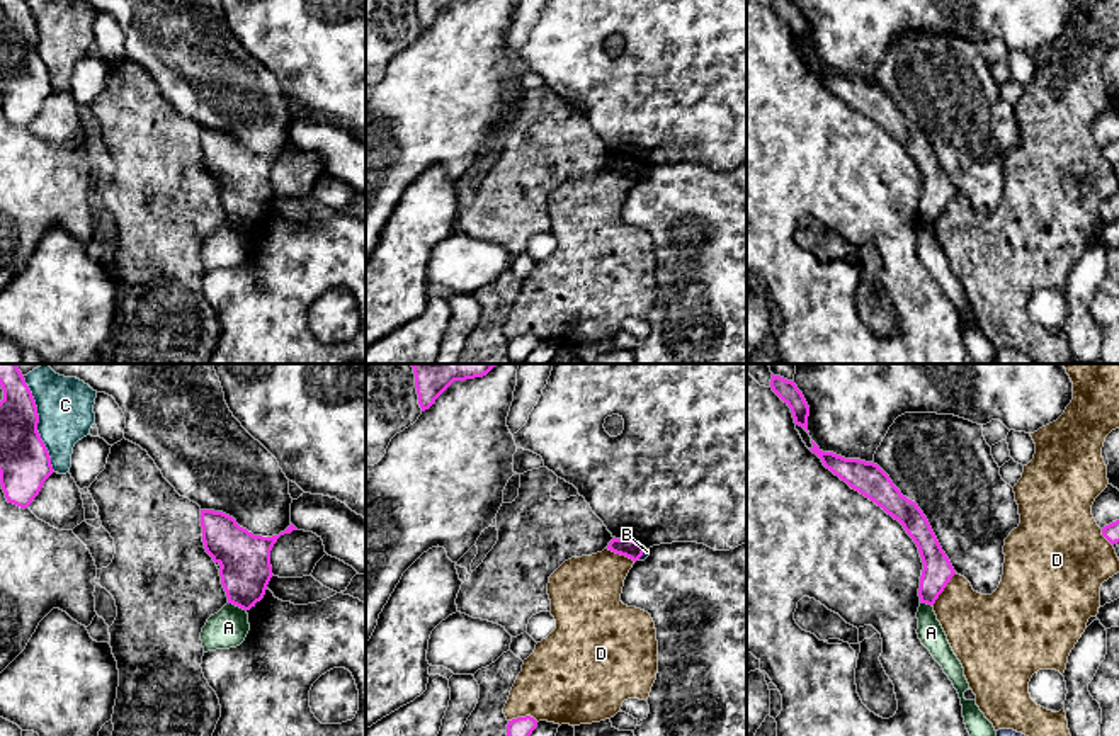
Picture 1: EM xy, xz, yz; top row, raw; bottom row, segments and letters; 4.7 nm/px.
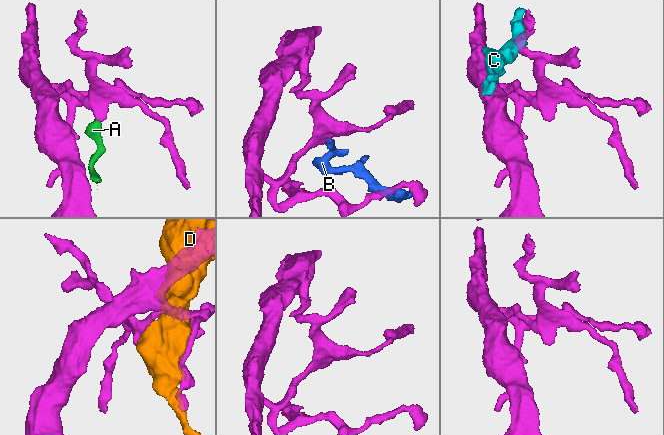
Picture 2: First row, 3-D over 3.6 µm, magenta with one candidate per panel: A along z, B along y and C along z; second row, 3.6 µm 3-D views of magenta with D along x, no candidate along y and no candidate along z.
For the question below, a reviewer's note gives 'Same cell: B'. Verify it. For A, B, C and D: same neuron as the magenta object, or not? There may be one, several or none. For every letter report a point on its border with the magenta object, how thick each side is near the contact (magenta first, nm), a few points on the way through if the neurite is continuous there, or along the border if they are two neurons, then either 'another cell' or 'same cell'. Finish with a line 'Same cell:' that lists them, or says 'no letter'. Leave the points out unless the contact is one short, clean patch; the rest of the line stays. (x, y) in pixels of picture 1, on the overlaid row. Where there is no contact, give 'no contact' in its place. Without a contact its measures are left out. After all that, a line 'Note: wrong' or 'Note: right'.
A: xy (237, 605) | 240/180 nm | along xy (228, 602), (245, 611) | another cell
B: xz (641, 554) | 90/30 nm | along xz (645, 548), (636, 560) | another cell
C: xy (38, 422) | 240/280 nm | another cell
D: yz (942, 590) | 140/320 nm | another cell
Same cell: no letter
Note: wrong

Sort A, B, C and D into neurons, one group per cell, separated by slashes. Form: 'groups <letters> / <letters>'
groups A B / C / D

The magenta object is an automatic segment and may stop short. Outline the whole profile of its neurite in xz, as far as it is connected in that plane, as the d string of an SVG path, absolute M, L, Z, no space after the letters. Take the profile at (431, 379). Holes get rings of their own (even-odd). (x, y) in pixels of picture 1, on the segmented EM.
M412 364L422 411L454 382L486 376L495 364Z

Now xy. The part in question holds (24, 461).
M0 364L0 484L9 503L27 508L54 473L37 432L39 415L17 364Z

